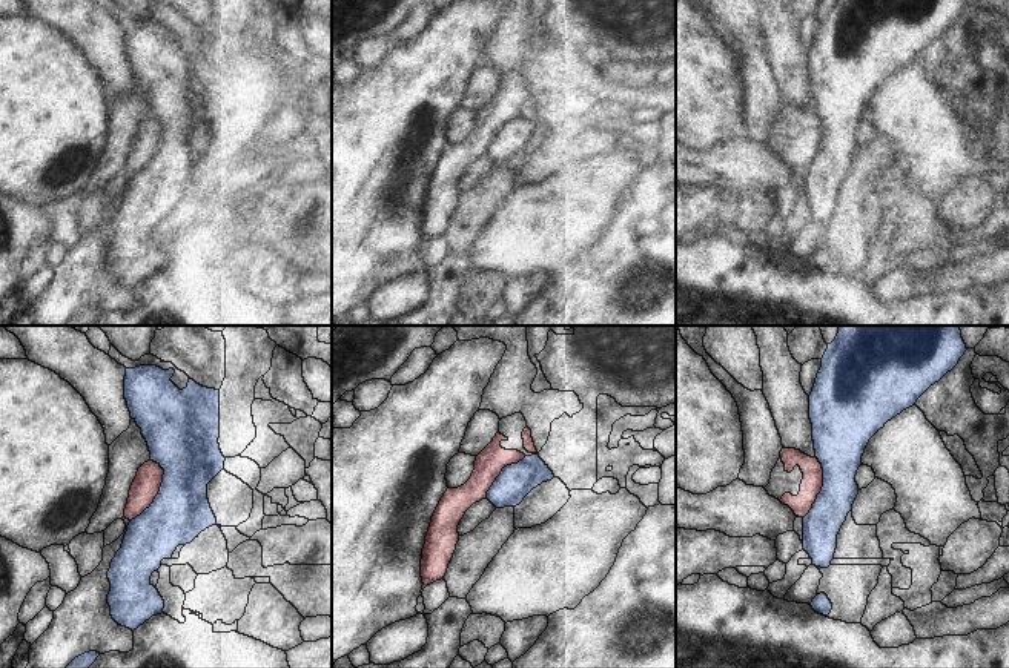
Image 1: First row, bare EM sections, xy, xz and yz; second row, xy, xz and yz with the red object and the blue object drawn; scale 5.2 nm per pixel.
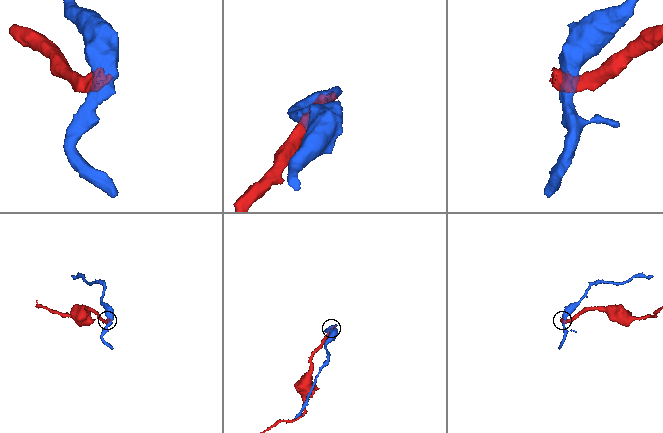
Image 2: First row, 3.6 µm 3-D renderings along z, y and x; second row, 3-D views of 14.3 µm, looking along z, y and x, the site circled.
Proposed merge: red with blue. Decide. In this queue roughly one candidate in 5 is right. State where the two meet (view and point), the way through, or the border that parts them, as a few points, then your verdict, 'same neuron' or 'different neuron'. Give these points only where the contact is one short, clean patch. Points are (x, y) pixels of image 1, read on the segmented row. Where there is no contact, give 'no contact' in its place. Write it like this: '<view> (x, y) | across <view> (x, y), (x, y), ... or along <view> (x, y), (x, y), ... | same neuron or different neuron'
xy (158, 490) | different neuron

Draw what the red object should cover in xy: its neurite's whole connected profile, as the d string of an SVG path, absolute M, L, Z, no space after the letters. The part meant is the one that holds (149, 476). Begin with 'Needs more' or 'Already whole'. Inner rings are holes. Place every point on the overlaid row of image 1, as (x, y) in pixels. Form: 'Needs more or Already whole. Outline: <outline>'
Already whole. Outline: M154 461L144 462L131 485L124 518L132 521L151 507L160 491L164 470Z

